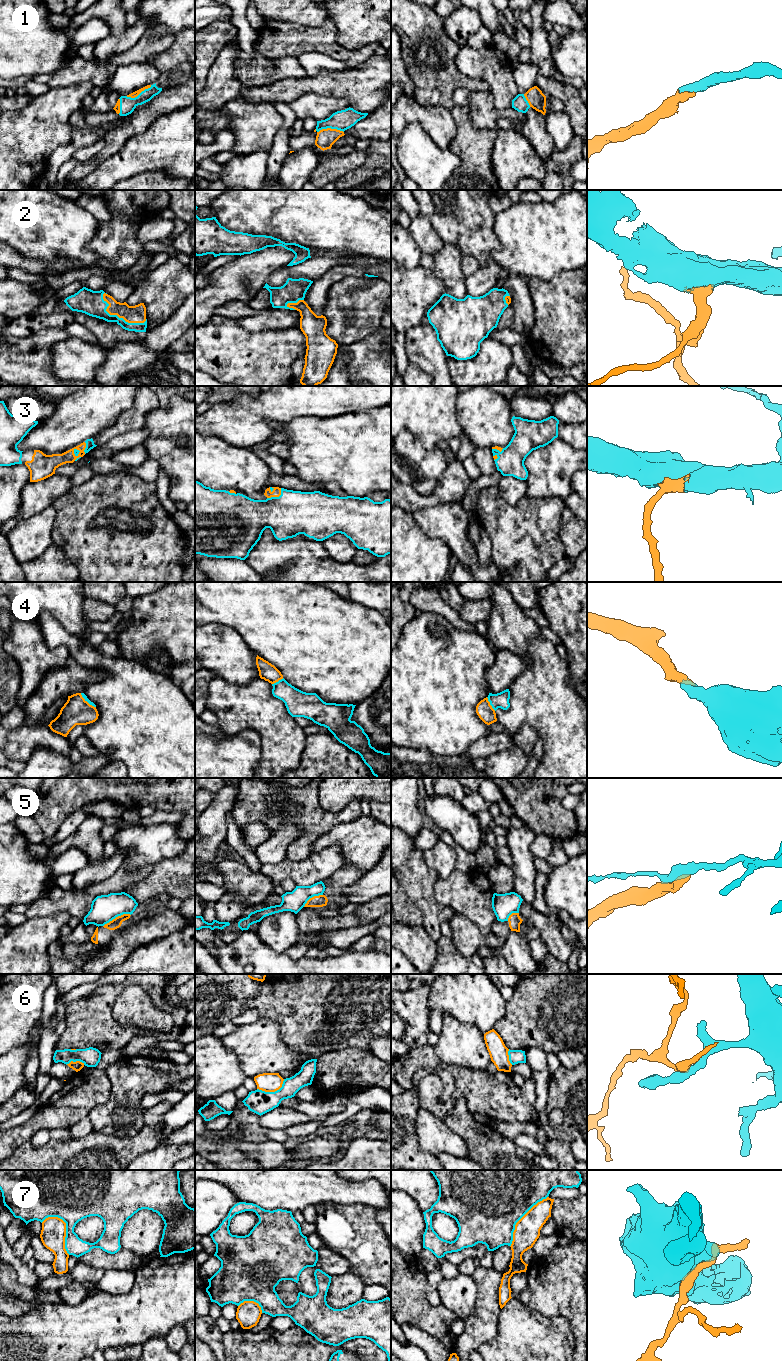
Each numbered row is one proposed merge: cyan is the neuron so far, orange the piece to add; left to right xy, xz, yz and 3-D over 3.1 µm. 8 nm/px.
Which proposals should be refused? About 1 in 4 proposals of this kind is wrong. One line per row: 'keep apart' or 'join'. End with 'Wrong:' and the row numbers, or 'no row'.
1: join
2: join
3: join
4: join
5: keep apart
6: keep apart
7: keep apart
Wrong: 5, 6, 7

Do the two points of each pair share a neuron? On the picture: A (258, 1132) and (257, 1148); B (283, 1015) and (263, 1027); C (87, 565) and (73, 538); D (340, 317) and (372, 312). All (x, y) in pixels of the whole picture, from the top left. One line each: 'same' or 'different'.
A: different
B: different
C: same
D: same

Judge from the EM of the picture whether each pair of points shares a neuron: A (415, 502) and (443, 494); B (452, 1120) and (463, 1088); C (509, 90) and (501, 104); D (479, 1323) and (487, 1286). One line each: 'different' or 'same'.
A: same
B: different
C: same
D: same

